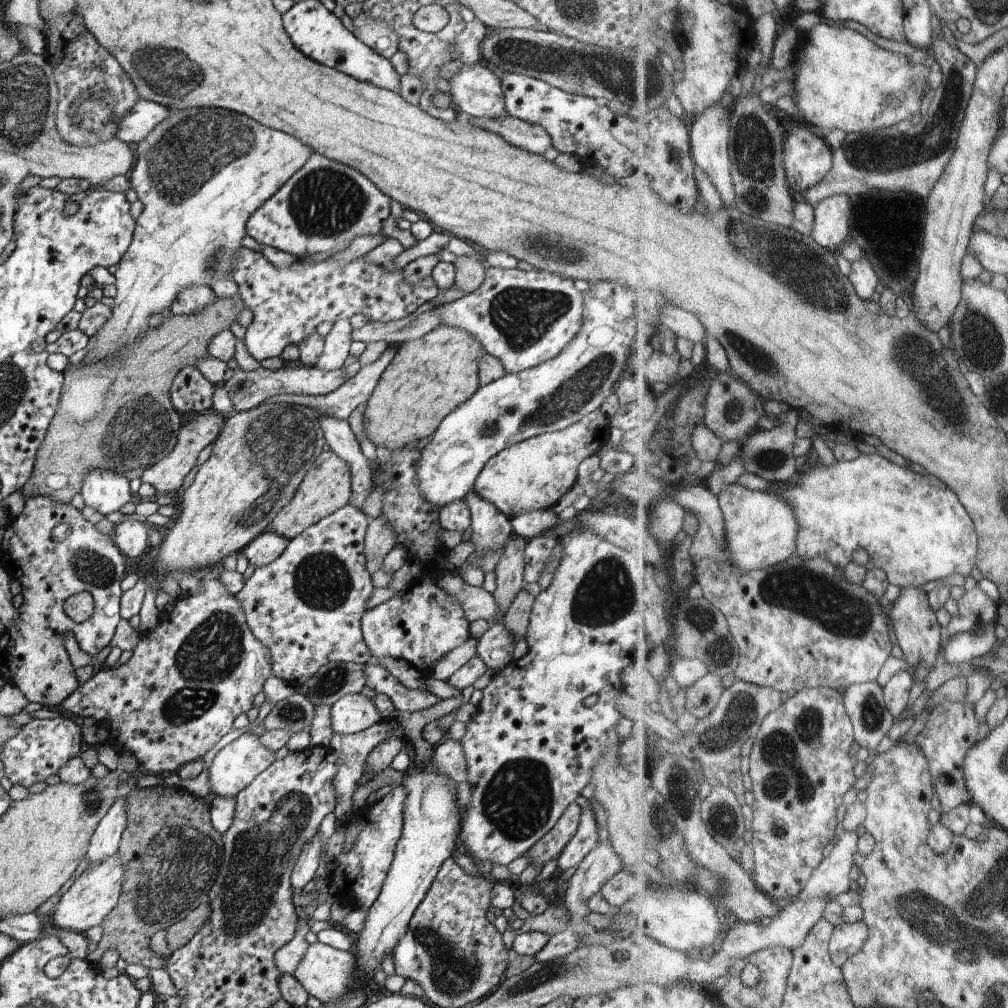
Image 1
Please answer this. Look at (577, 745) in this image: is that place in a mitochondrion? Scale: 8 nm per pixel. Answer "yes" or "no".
no

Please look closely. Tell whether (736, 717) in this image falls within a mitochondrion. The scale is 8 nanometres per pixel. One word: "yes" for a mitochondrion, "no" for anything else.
yes

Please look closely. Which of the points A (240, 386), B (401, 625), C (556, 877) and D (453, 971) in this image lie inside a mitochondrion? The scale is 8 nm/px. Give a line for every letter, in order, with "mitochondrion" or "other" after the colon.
A: other
B: other
C: other
D: mitochondrion

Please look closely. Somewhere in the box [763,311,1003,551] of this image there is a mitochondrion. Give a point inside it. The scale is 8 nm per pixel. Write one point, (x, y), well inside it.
(912, 352)

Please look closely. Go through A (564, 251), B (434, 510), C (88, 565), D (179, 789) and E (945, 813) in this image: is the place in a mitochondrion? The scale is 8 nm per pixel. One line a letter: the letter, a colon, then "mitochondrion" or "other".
A: mitochondrion
B: other
C: mitochondrion
D: other
E: other

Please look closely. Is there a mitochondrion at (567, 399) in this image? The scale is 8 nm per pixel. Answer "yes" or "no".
yes

